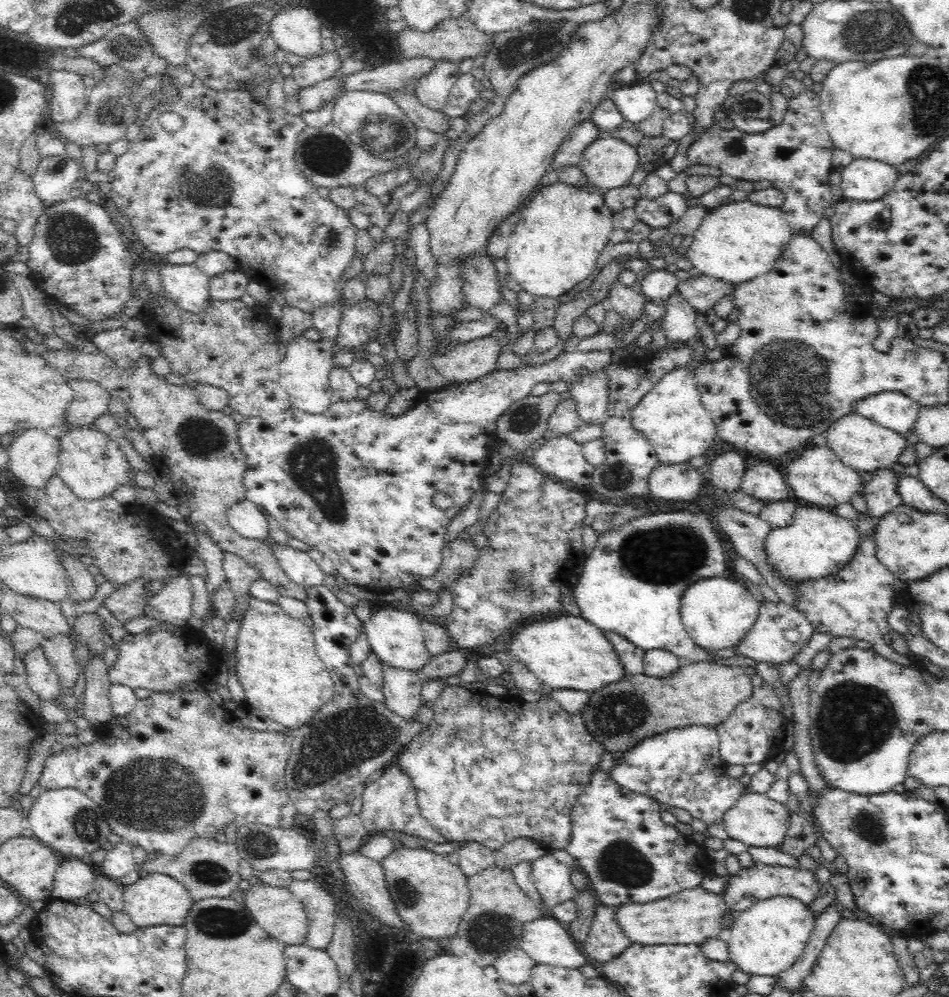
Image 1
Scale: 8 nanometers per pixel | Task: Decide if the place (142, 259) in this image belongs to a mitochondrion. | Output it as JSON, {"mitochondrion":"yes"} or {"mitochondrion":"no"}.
{"mitochondrion":"no"}

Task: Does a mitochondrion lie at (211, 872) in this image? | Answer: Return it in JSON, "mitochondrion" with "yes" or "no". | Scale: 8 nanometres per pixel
{"mitochondrion":"yes"}

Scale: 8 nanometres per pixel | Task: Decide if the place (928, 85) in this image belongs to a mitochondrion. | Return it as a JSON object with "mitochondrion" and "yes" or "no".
{"mitochondrion":"yes"}

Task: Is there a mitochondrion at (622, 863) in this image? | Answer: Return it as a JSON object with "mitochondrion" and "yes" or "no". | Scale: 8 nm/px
{"mitochondrion":"yes"}

